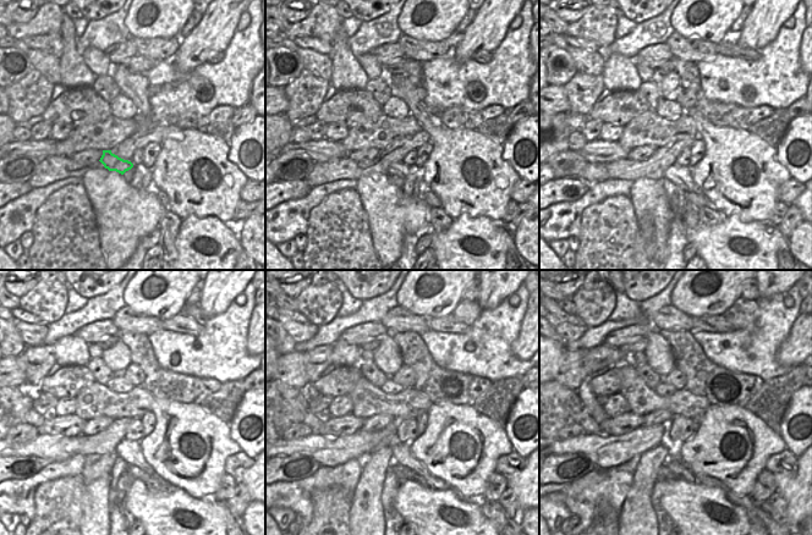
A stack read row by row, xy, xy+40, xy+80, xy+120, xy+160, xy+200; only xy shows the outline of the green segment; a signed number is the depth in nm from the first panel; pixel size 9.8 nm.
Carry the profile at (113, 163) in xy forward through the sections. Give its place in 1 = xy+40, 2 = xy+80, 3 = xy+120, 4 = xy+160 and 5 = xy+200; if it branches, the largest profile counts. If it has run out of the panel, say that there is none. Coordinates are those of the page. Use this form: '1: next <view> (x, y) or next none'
1: next xy+40 (399, 169)
2: next xy+80 (680, 176)
3: next xy+120 (130, 451)
4: next xy+160 (401, 452)
5: next xy+200 (747, 503)

